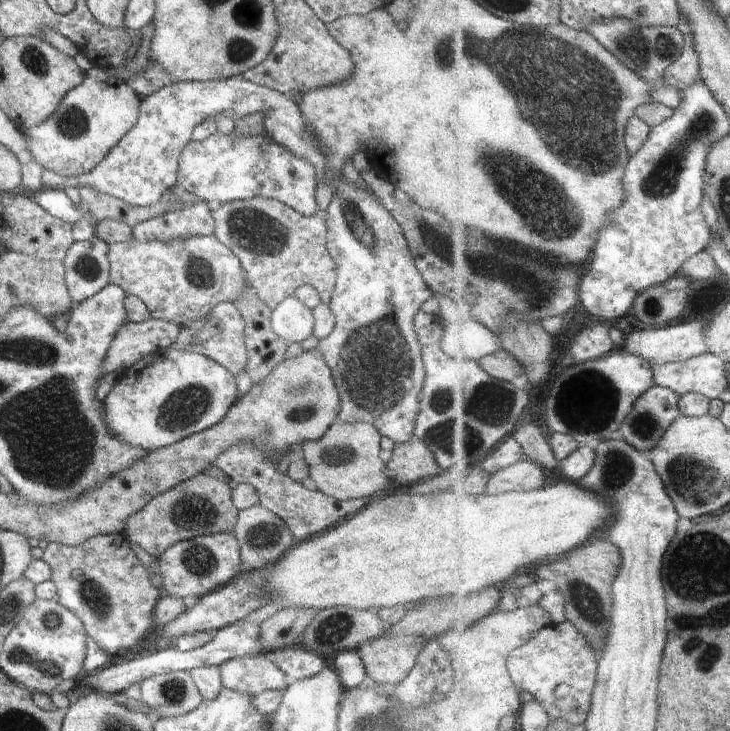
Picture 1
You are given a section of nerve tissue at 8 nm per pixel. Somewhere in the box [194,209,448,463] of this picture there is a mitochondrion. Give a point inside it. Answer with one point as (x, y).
(305, 401)

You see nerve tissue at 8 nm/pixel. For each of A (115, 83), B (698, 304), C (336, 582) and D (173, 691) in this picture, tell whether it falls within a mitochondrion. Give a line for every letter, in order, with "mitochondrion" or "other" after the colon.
A: other
B: other
C: other
D: mitochondrion

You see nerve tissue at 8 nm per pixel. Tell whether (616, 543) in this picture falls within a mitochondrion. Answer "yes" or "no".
no

